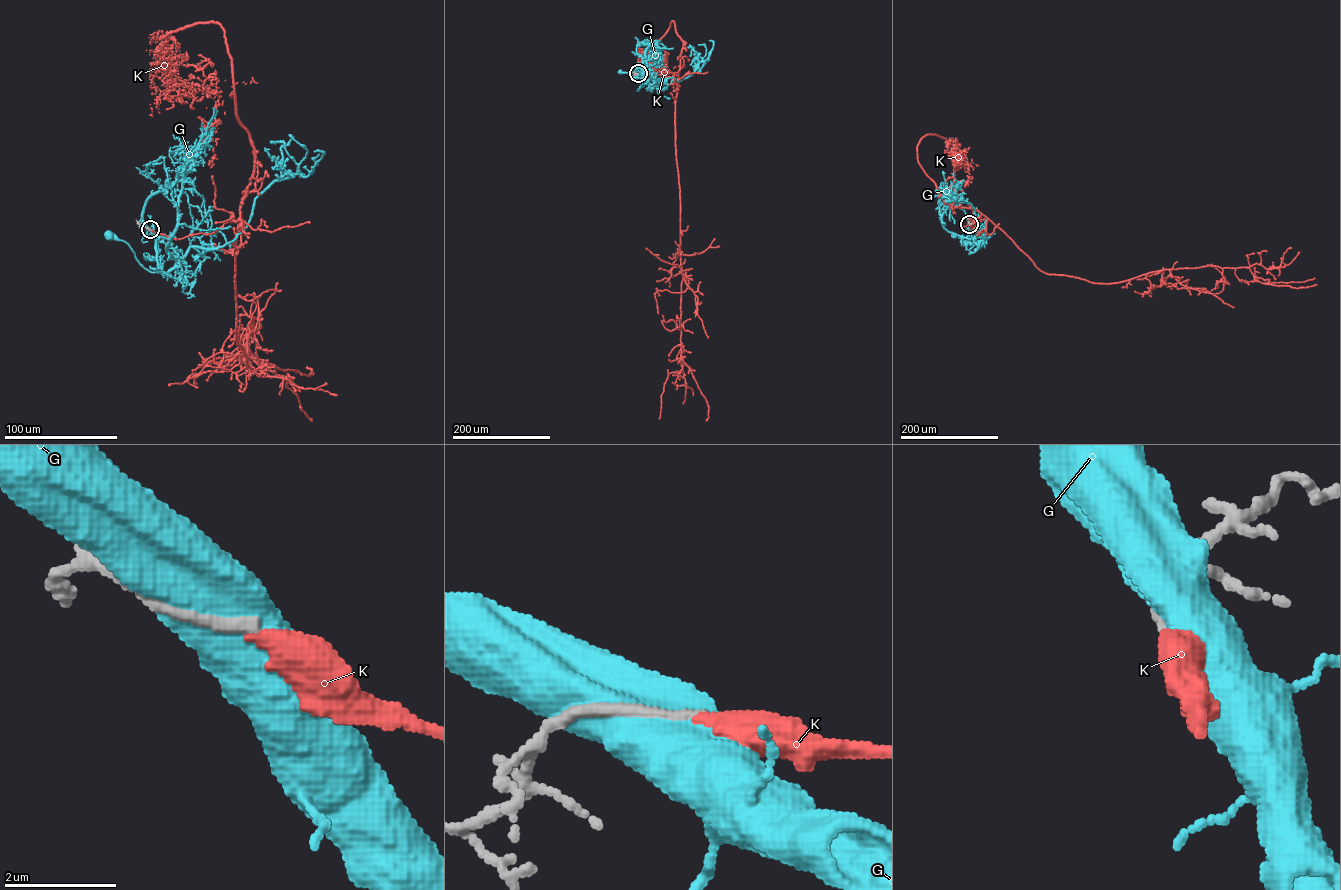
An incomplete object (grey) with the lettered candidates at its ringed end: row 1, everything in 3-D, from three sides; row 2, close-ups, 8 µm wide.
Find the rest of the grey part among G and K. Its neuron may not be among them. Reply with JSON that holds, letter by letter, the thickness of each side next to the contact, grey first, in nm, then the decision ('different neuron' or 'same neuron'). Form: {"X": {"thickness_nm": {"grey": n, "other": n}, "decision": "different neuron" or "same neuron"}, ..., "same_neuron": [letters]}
{"G": {"thickness_nm": {"grey": 200, "other": 850}, "decision": "different neuron"}, "K": {"thickness_nm": {"grey": 200, "other": 400}, "decision": "different neuron"}, "same_neuron": []}

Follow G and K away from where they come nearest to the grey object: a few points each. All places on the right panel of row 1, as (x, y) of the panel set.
G: (969, 224), (968, 240), (974, 243), (968, 227)
K: (969, 224), (983, 214), (1041, 270), (1092, 282), (1208, 265), (1248, 267), (1271, 282), (1315, 278)

